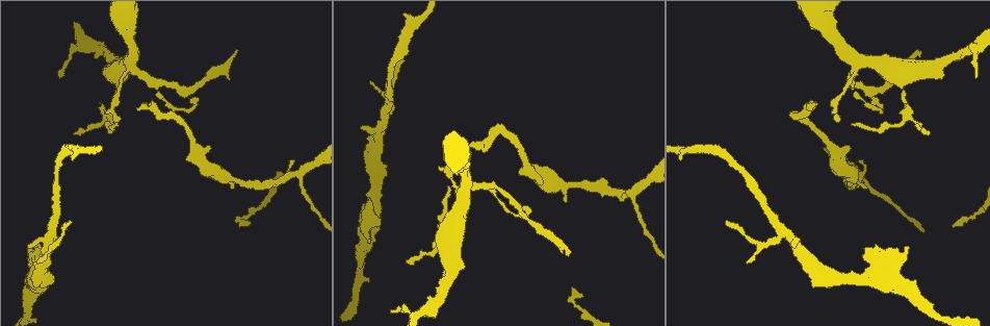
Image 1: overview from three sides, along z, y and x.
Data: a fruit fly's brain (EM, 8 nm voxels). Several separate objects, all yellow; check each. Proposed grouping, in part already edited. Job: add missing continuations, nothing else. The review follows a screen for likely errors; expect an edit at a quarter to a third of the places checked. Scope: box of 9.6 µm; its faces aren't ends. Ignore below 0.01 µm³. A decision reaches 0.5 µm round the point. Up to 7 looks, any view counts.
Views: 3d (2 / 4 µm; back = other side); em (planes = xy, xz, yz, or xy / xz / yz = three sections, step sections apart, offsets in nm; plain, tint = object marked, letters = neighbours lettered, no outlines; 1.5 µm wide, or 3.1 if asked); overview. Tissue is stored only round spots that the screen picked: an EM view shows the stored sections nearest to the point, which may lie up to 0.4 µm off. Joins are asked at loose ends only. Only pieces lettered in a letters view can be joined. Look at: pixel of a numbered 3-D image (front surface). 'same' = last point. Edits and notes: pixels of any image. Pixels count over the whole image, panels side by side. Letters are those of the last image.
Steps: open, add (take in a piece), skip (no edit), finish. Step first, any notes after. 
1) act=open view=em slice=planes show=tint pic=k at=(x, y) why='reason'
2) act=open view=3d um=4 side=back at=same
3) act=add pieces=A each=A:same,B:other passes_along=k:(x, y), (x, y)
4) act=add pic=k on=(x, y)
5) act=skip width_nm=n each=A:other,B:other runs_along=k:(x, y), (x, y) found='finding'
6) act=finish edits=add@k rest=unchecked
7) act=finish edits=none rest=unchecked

act=open view=em slice=yz step=4 show=plain pic=1 at=(866, 189) why='free end'

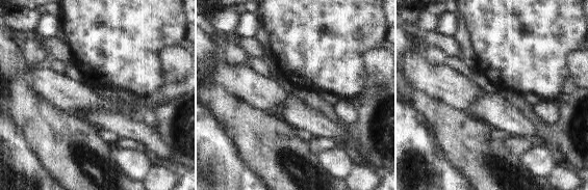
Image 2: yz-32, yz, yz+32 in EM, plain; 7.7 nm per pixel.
act=open view=em slice=yz step=4 show=letters at=same why='what lies round it'

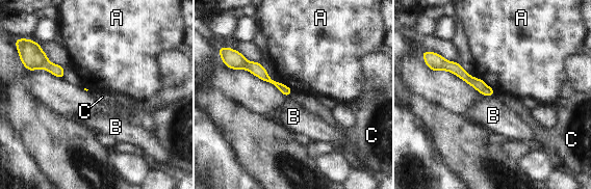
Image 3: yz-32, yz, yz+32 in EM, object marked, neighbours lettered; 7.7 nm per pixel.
act=skip longest_contact=A:140nm each=A:other,B:other,C:other runs_along=3:(440, 64), (455, 68), (491, 93) found='no lettered piece goes on from it'

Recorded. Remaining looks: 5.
act=open view=em slice=planes show=letters pic=1 at=(625, 198) why='an open end'

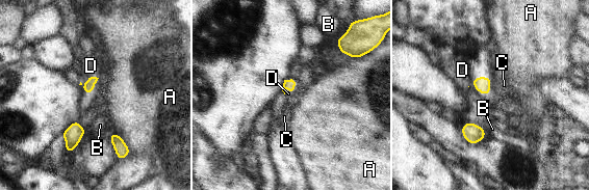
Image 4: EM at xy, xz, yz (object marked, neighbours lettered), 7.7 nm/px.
act=add pieces=D each=A:other,B:other,C:other,D:same passes_along=4:(482, 84), (476, 88), (462, 70) found='the neuron continues'

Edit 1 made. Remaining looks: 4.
act=open view=overview

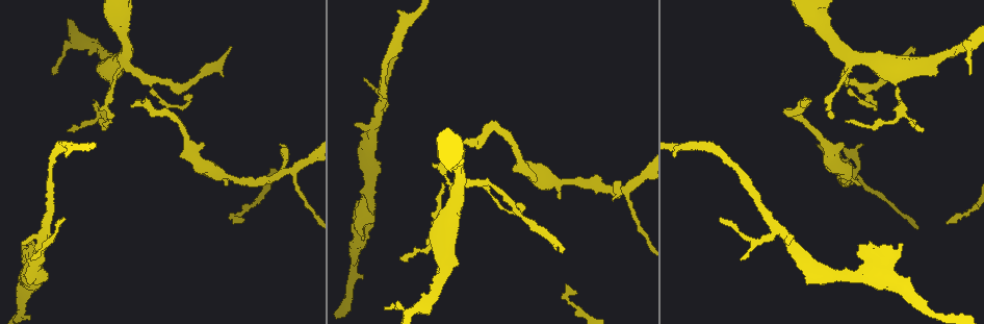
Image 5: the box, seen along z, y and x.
act=open view=3d um=2 pic=5 at=(231, 48) why='free end'

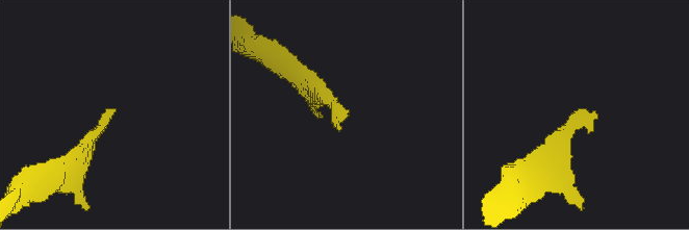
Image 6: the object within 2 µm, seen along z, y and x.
act=open view=em slice=xz step=4 show=letters pic=6 at=(105, 110)

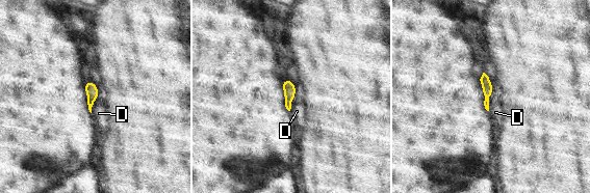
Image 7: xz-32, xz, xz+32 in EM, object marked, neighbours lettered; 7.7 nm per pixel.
act=open view=em slice=planes show=letters at=same why='another direction'

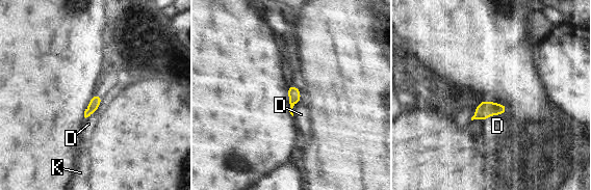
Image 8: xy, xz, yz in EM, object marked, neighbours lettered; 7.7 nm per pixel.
act=skip each=D:other,K:other border=8:(506, 112), (490, 115), (484, 123) found='none of them fits'

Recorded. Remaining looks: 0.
act=finish edits=add@4 rest=unchecked

